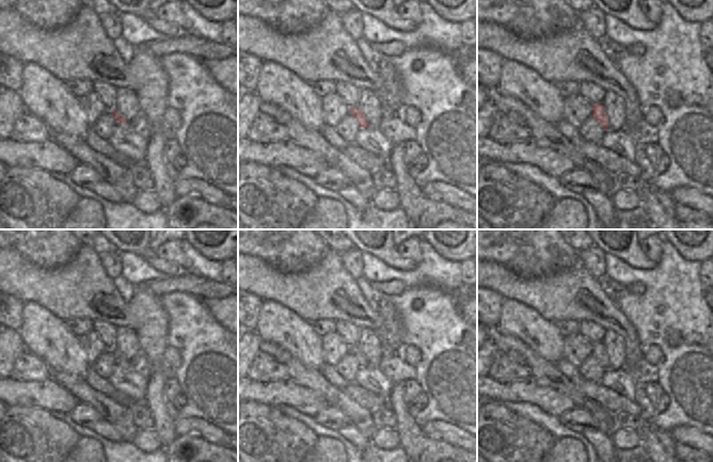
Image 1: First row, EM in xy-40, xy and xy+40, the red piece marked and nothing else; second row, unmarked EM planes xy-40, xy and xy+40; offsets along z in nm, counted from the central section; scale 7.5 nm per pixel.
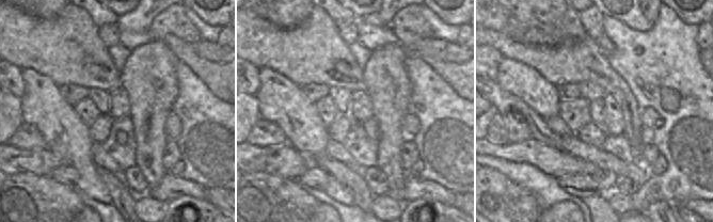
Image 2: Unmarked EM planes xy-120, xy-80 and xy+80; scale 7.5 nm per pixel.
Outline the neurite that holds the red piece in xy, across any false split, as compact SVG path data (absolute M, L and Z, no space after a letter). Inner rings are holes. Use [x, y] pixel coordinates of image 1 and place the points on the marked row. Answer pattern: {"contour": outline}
{"contour": "M356 106L350 108L350 114L356 120L359 127L369 127L365 115Z"}

